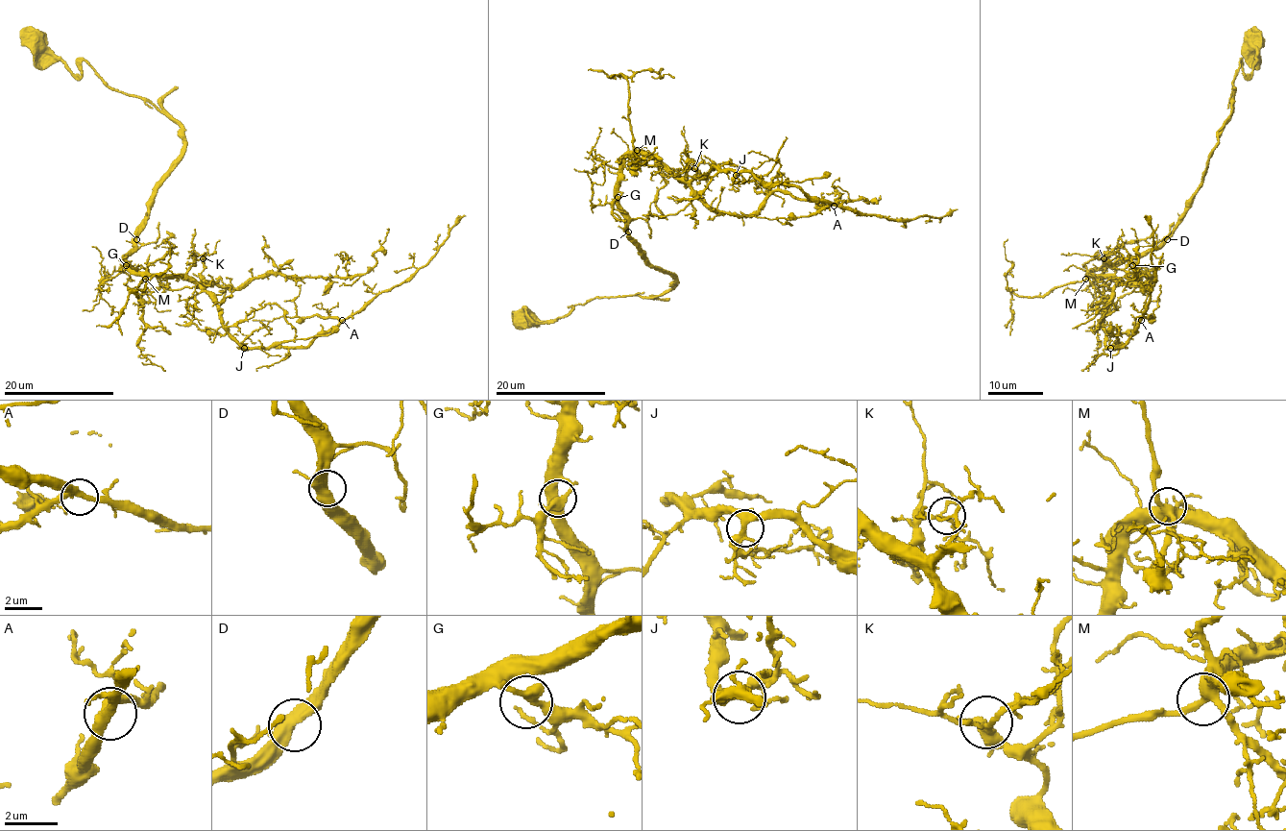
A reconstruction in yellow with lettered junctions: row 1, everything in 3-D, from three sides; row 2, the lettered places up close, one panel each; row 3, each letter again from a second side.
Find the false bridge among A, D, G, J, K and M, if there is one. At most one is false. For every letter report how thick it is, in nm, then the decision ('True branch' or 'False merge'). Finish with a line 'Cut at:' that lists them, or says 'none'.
A: Thickness 320 nm. True branch
D: Thickness 480 nm. True branch
G: Thickness 360 nm. True branch
J: Thickness 340 nm. True branch
K: Thickness 160 nm. True branch
M: Thickness 400 nm. True branch
Cut at: none

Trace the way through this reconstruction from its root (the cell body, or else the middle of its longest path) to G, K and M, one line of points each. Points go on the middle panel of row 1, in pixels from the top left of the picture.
G: (523, 314), (555, 321), (595, 298), (660, 296), (671, 288), (675, 280), (654, 267), (628, 234), (618, 197)
K: (523, 314), (666, 293), (675, 280), (628, 234), (618, 174), (632, 155), (679, 181), (694, 168)
M: (523, 314), (555, 321), (595, 298), (660, 296), (675, 282), (642, 255), (618, 203), (619, 169), (637, 150)

